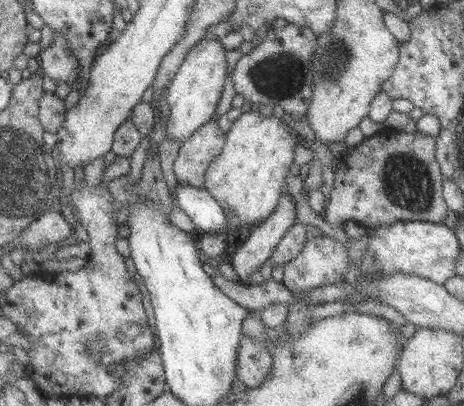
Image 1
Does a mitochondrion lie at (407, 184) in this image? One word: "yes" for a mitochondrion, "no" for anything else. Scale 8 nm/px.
yes

